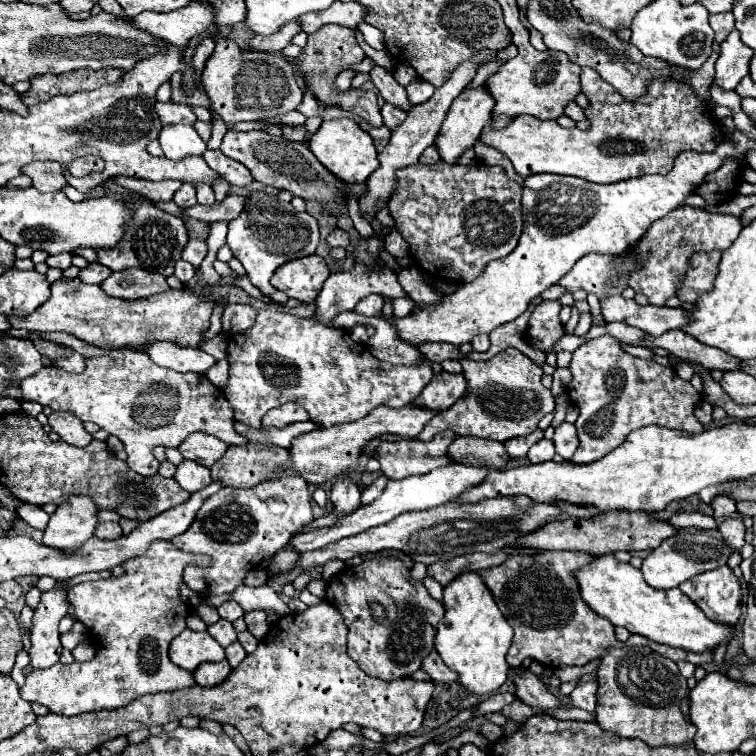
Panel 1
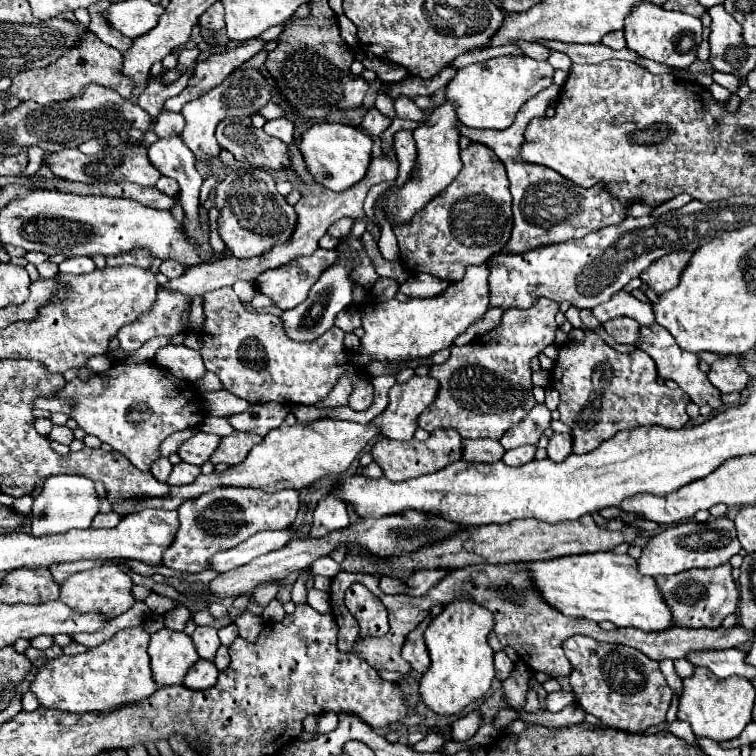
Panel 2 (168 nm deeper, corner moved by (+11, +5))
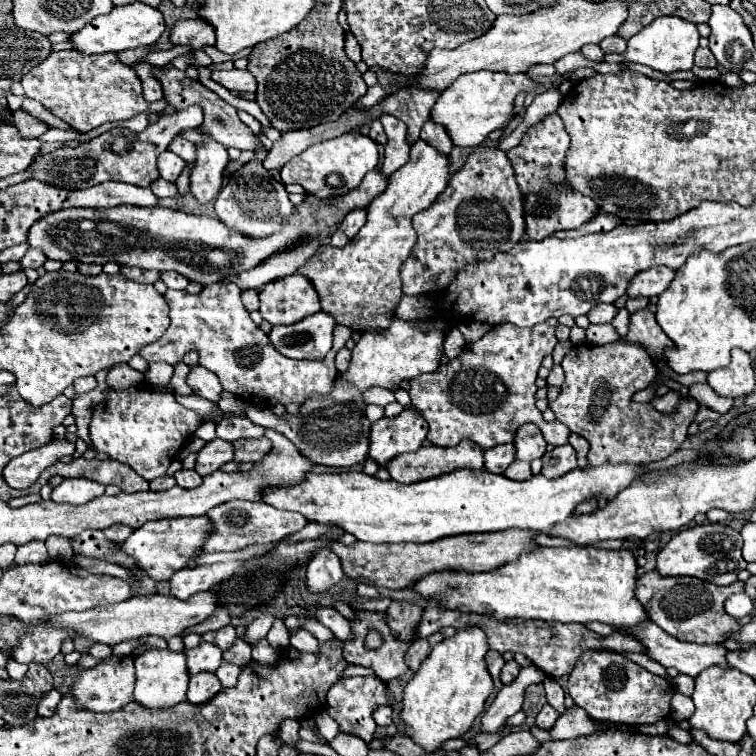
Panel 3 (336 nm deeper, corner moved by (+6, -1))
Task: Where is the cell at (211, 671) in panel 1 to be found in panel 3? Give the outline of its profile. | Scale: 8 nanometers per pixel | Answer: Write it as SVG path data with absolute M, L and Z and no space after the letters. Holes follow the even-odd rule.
M196 673L190 677L186 699L192 705L202 705L202 703L210 701L220 689L222 689L222 685L214 673Z

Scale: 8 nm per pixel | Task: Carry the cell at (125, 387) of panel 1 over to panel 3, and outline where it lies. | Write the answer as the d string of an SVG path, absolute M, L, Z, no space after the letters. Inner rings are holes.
M138 387L130 391L110 391L108 401L94 407L90 437L96 451L108 453L112 459L132 467L146 481L152 481L166 473L170 461L178 455L180 447L188 443L202 421L202 415L176 403L172 393L150 393Z

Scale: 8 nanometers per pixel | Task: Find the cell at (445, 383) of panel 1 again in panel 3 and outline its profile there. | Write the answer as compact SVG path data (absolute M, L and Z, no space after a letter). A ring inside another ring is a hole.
M406 407L398 417L382 417L372 423L368 457L384 467L396 455L422 447L426 433L428 423L414 409Z

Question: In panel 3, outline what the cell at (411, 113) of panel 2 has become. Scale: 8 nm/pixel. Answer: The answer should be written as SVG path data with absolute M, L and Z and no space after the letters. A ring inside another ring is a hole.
M426 121L424 123L424 127L422 127L422 133L420 133L420 139L424 139L426 143L430 143L436 151L440 151L442 155L450 155L450 151L452 151L452 141L450 141L450 137L446 135L446 131L440 127L440 125L436 125L436 123L432 123L432 121Z

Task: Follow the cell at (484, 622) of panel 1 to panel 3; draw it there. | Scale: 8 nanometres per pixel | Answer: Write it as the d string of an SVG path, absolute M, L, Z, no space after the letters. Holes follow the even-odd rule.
M470 627L458 631L452 639L438 643L422 667L406 683L400 721L406 735L426 753L438 751L448 739L460 739L484 711L484 701L494 689L484 663L486 651L488 643L482 629Z

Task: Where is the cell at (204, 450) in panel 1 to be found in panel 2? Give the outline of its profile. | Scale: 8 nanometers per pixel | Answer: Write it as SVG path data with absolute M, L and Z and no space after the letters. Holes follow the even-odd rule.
M197 431L191 439L187 439L185 443L179 445L179 457L185 461L185 463L193 463L193 465L203 465L209 455L217 449L221 437L217 435L209 435L209 433L203 433L203 431Z

